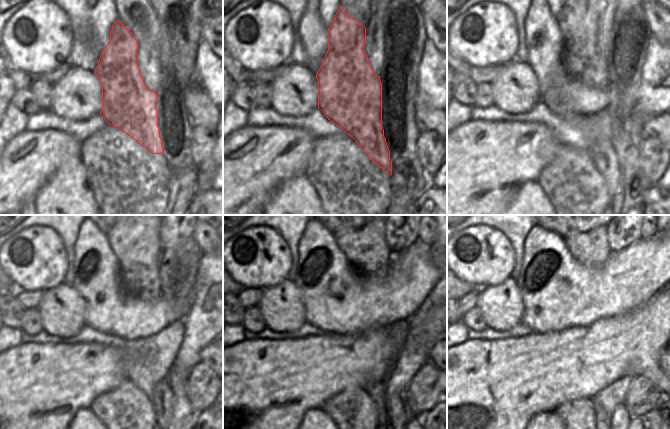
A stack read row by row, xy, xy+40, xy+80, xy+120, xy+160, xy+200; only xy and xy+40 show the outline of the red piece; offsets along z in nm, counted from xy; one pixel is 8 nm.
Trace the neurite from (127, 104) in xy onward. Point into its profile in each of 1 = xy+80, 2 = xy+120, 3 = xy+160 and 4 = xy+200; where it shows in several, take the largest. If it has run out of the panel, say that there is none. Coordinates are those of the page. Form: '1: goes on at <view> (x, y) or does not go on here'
1: goes on at xy+80 (578, 21)
2: goes on at xy+120 (135, 239)
3: goes on at xy+160 (366, 249)
4: goes on at xy+200 (591, 248)

